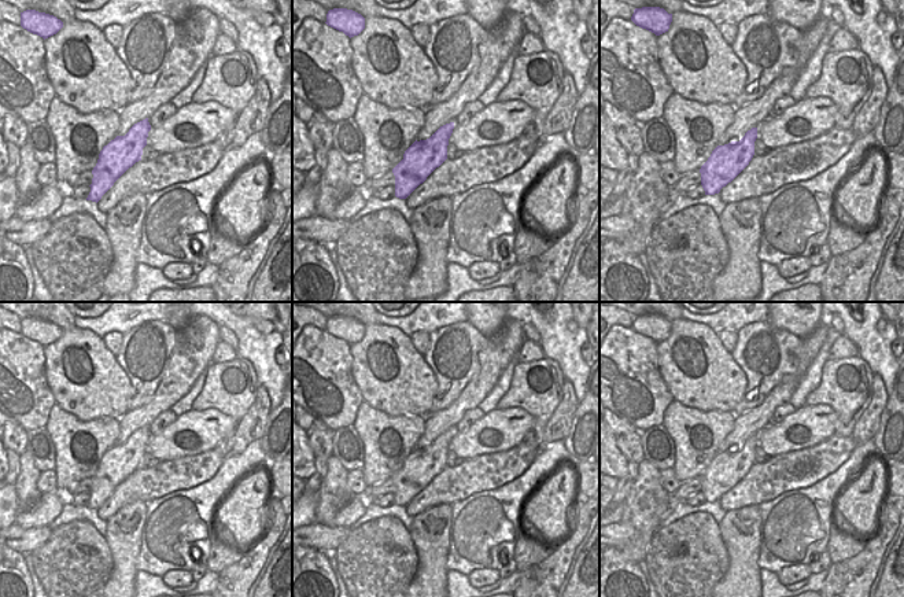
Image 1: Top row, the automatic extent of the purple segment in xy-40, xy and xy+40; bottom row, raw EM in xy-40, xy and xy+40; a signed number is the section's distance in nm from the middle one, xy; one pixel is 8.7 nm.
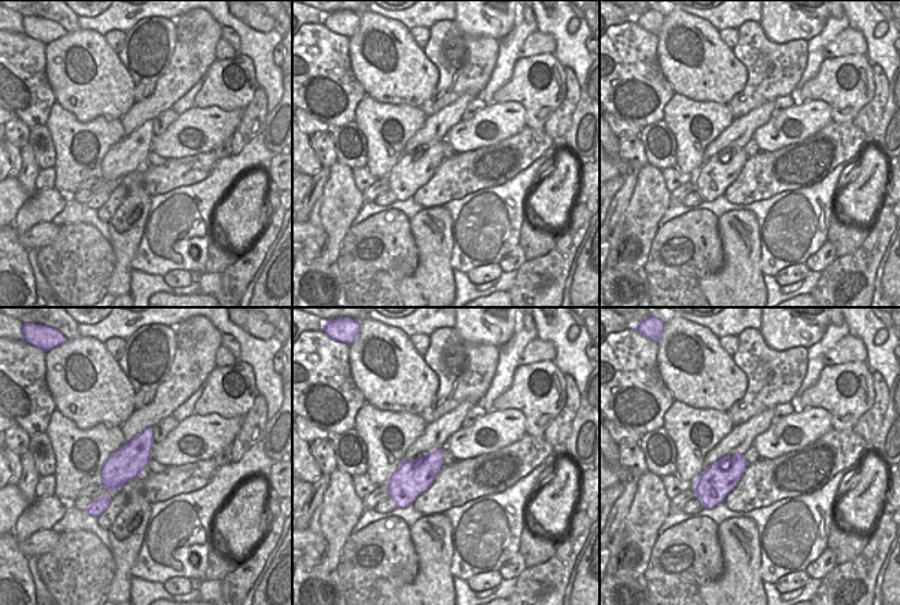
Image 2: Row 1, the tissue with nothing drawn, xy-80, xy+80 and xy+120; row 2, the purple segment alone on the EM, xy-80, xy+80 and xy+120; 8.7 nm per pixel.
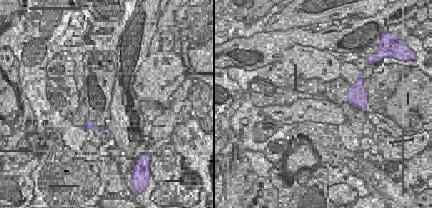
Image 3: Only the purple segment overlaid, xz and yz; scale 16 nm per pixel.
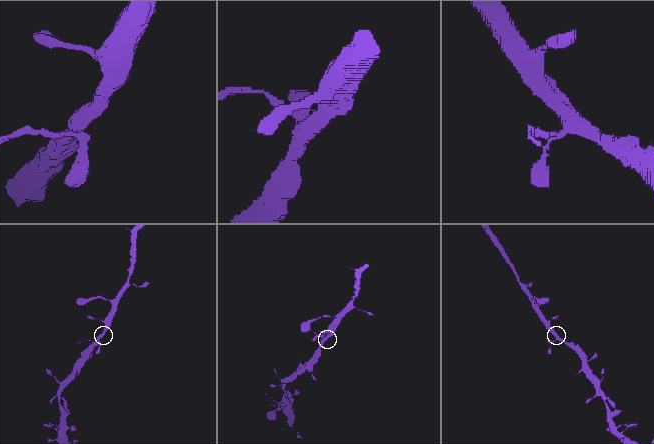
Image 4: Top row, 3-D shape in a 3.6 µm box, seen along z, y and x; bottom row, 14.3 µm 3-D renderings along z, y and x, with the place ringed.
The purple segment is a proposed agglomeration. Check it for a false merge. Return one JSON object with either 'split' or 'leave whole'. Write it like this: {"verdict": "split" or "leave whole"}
{"verdict": "leave whole"}

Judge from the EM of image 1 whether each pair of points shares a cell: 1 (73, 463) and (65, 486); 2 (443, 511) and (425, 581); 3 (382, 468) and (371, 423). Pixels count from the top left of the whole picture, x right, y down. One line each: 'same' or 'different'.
1: same
2: same
3: same

